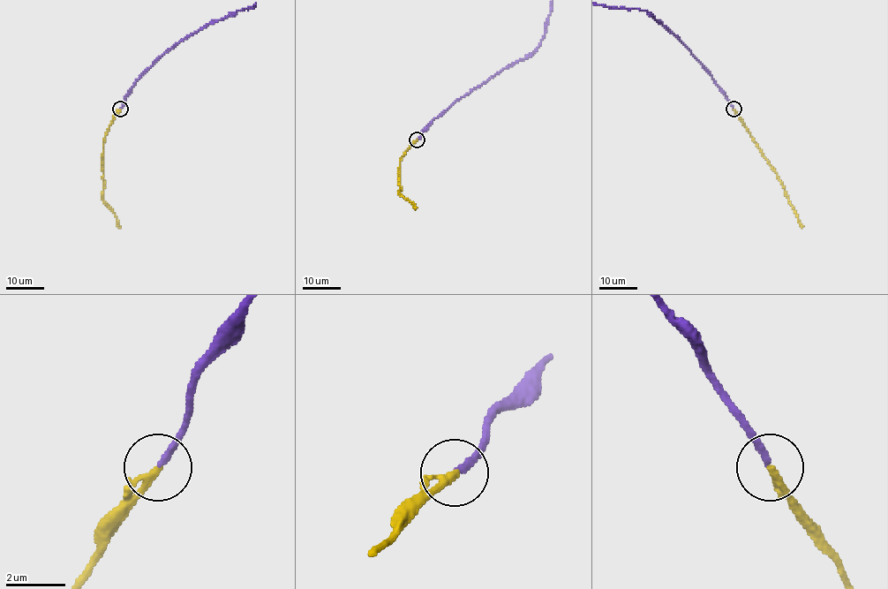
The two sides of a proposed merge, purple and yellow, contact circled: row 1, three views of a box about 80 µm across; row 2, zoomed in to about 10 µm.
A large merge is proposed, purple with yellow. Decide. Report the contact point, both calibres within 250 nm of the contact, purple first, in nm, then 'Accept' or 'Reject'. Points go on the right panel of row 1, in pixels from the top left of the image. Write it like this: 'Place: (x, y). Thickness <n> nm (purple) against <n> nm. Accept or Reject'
Place: (733, 109). Thickness 200 nm (purple) against 240 nm. Accept

